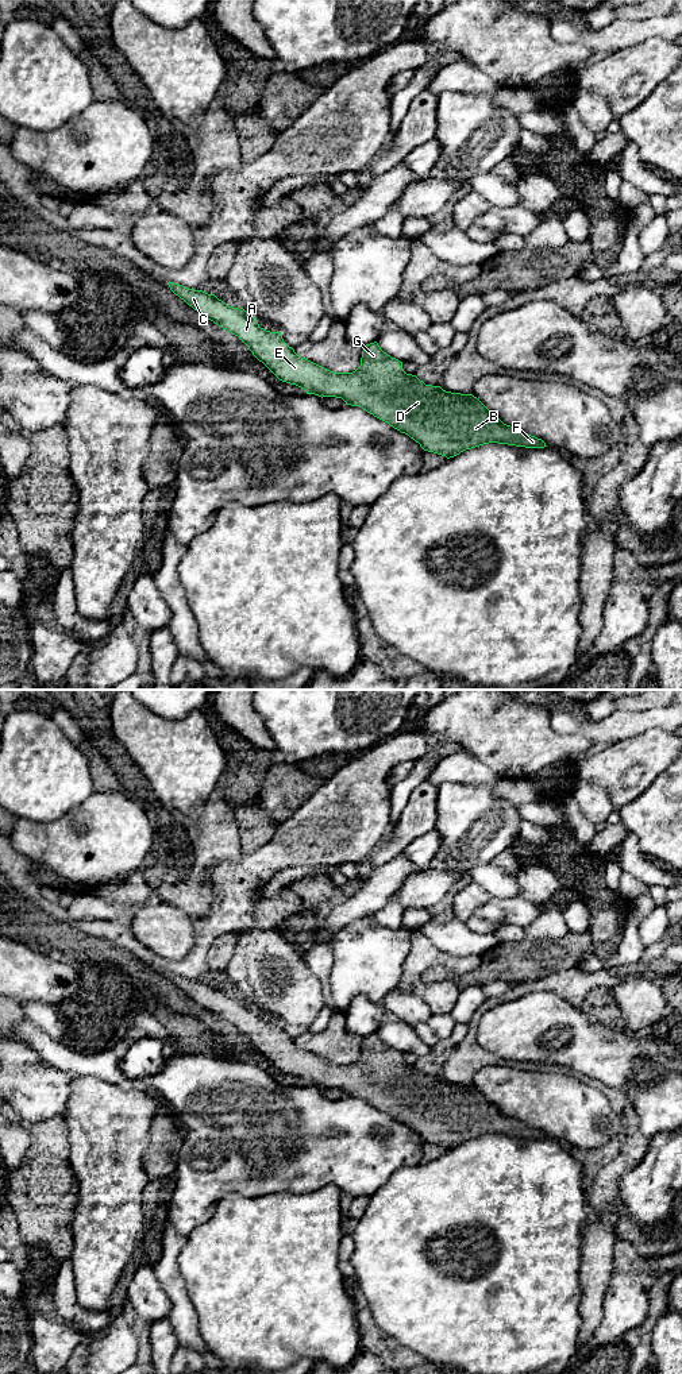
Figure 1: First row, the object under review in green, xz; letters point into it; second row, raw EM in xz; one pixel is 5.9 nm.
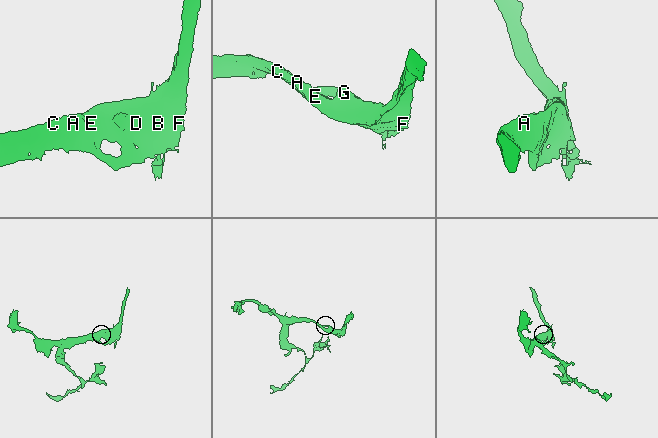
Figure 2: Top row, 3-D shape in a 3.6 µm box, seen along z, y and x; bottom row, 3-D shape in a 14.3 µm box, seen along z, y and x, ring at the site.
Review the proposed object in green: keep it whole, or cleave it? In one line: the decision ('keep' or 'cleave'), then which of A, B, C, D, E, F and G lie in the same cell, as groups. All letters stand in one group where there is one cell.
keep | A B C D E F G

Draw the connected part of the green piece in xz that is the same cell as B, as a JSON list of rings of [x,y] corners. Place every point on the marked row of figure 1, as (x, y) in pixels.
[[[167,282],[170,290],[200,314],[223,329],[238,336],[280,381],[296,385],[319,397],[342,398],[346,405],[359,406],[374,417],[388,422],[401,433],[408,435],[424,451],[447,459],[489,443],[508,444],[525,448],[547,447],[542,439],[531,436],[515,427],[504,424],[473,394],[443,390],[440,386],[425,385],[416,375],[406,374],[402,362],[381,350],[377,341],[363,346],[361,366],[352,373],[334,373],[305,358],[289,347],[281,332],[270,332],[259,327],[258,320],[243,308],[232,308],[215,294],[194,290]]]

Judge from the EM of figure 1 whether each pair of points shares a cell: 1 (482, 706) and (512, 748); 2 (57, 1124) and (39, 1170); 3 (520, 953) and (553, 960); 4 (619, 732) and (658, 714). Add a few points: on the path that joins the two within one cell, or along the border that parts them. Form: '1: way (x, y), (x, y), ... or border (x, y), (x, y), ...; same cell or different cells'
1: way (486, 717), (507, 737); same cell
2: way (51, 1135), (49, 1138), (47, 1160); same cell
3: way (528, 957), (544, 957); same cell
4: way (628, 724), (648, 720); same cell

